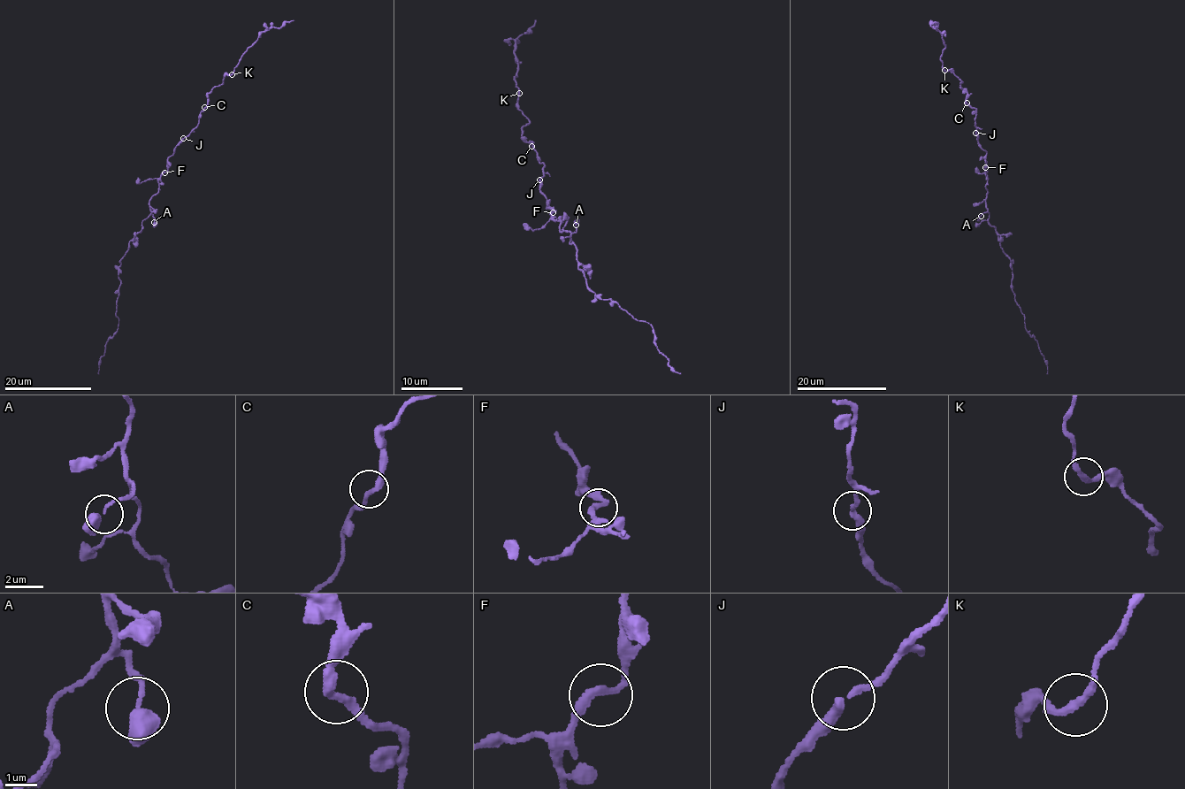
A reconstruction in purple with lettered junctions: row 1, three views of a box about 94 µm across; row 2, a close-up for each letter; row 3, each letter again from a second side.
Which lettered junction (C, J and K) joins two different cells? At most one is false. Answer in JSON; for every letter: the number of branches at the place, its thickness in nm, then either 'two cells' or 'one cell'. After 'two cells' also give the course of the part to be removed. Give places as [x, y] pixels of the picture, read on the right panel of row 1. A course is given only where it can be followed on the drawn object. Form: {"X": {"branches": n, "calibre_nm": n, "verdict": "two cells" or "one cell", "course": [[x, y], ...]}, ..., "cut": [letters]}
{"C": {"branches": 2, "calibre_nm": 280, "verdict": "one cell"}, "J": {"branches": 2, "calibre_nm": 260, "verdict": "one cell"}, "K": {"branches": 2, "calibre_nm": 240, "verdict": "one cell"}, "cut": []}

